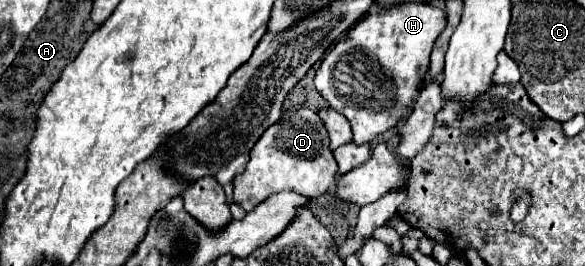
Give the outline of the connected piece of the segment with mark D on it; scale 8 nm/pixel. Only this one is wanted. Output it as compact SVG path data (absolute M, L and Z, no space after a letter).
M301 107L283 113L255 143L245 171L233 179L233 201L245 211L251 211L257 203L279 191L293 191L307 199L319 199L337 177L337 161L329 149L329 135L323 121L315 111Z

